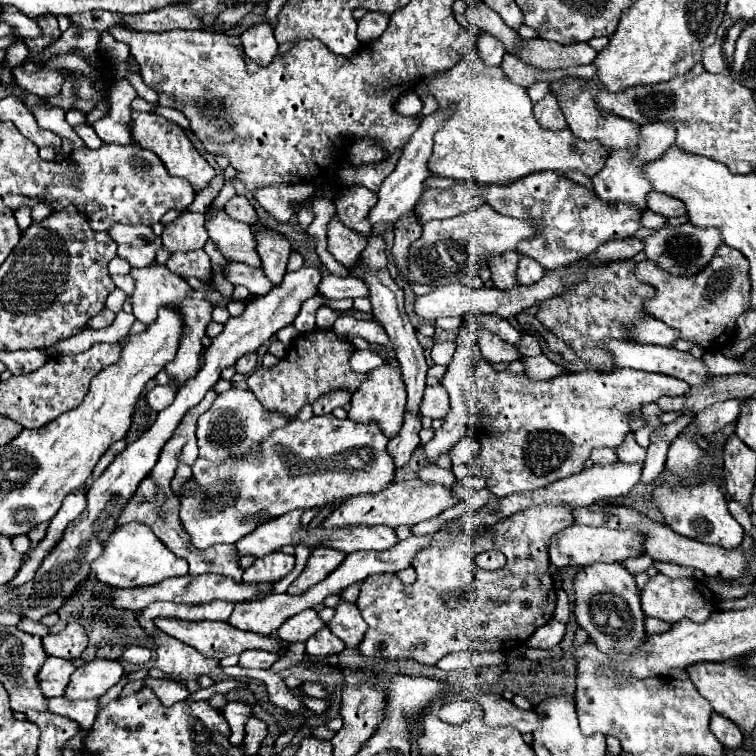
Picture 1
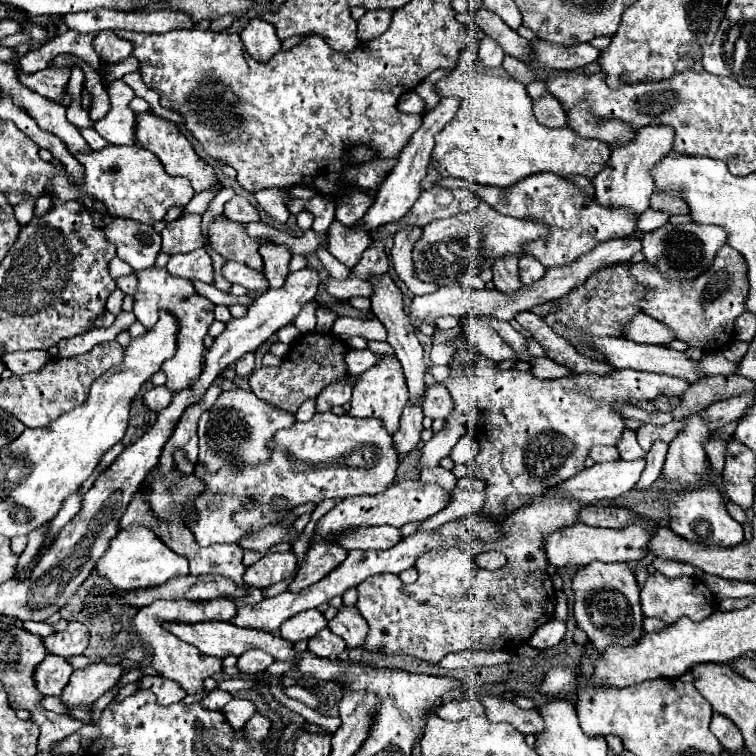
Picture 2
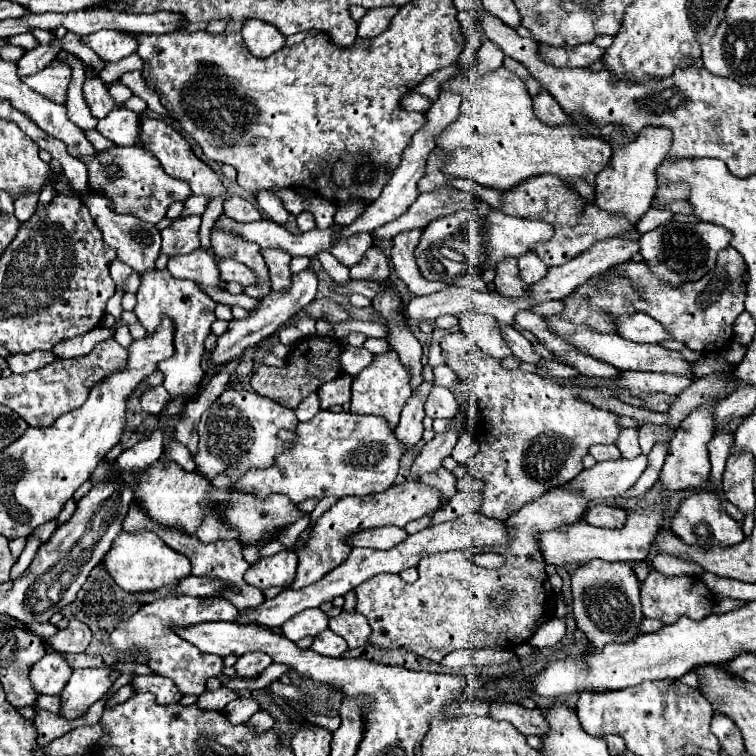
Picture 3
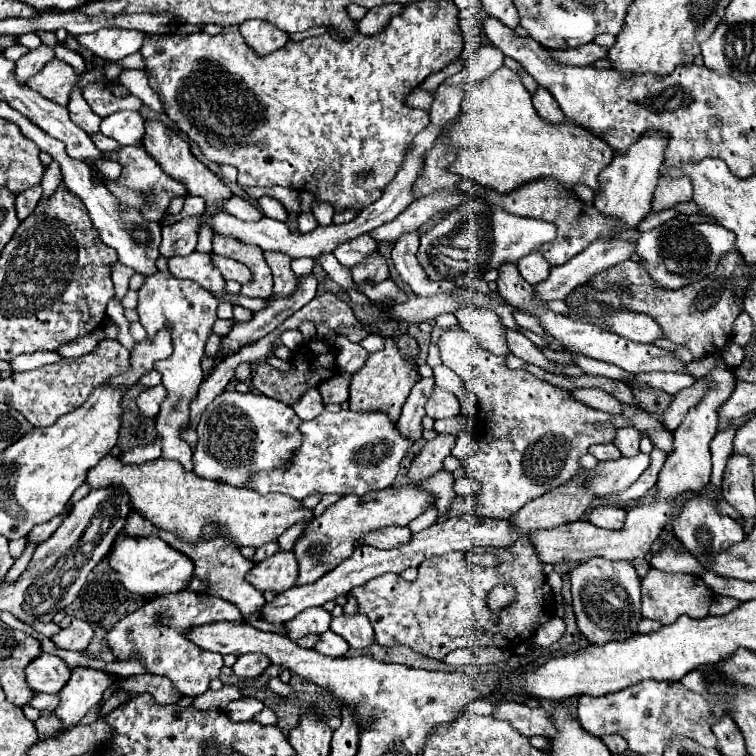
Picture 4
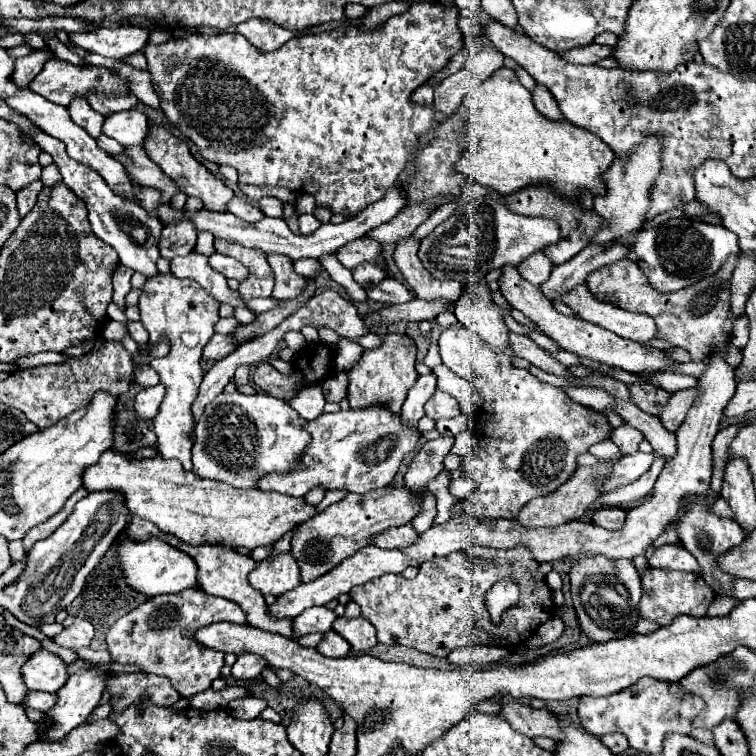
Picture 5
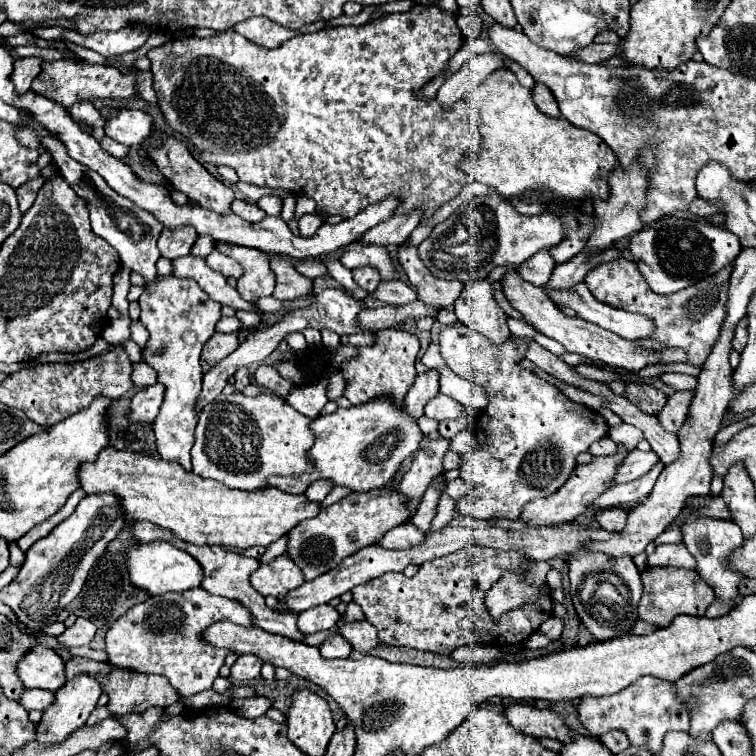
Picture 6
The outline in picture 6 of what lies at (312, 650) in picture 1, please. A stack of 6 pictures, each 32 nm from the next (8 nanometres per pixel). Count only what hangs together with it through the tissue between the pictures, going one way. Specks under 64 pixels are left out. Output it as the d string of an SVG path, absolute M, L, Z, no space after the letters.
M334 634L334 636L326 638L318 648L320 648L320 654L324 658L328 658L328 660L332 660L332 658L348 658L352 654L352 646L340 634Z

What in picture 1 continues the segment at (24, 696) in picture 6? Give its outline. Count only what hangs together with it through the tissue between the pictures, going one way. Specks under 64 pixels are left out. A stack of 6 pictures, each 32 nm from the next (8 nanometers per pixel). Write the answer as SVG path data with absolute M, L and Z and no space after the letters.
M48 698L46 704L48 704L50 712L68 716L68 718L76 720L82 728L90 728L94 724L94 718L96 718L96 712L98 712L96 700L70 702L70 700L64 700L64 698Z

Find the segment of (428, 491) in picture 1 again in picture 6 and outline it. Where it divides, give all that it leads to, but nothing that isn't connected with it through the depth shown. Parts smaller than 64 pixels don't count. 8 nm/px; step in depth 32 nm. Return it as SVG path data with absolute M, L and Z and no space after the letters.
M388 488L362 494L352 492L340 502L324 508L316 518L304 520L298 526L294 526L286 534L286 556L290 556L290 560L294 560L294 564L300 566L306 580L314 580L316 576L336 568L346 556L356 554L360 548L378 544L380 536L384 536L384 532L388 532L390 528L404 524L408 518L408 508L404 502L406 500L398 494L398 490Z

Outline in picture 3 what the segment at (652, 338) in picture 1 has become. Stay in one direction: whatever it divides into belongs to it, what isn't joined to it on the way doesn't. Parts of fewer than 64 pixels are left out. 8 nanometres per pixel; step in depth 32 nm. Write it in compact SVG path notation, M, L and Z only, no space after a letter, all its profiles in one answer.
M642 312L618 316L614 320L614 330L632 342L652 342L654 344L654 342L670 338L666 334L666 330L654 318L650 318L648 314L642 314Z

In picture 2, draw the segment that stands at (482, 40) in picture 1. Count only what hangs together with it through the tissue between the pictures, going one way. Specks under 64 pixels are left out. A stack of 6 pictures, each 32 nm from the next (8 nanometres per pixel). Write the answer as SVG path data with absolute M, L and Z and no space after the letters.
M490 38L480 40L480 64L482 64L482 68L498 68L498 66L502 66L502 58L504 58L504 52L502 52L500 44L492 42Z

